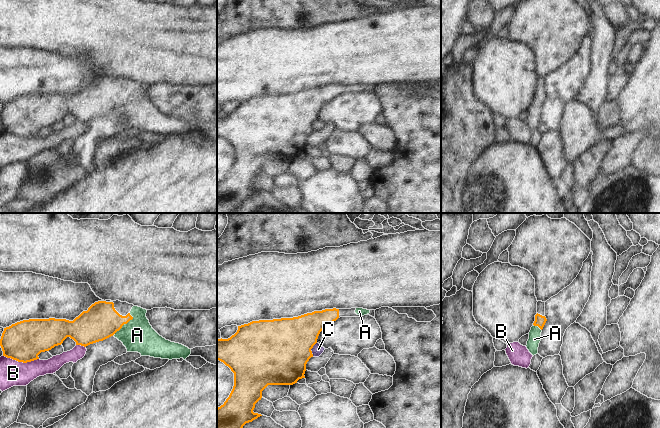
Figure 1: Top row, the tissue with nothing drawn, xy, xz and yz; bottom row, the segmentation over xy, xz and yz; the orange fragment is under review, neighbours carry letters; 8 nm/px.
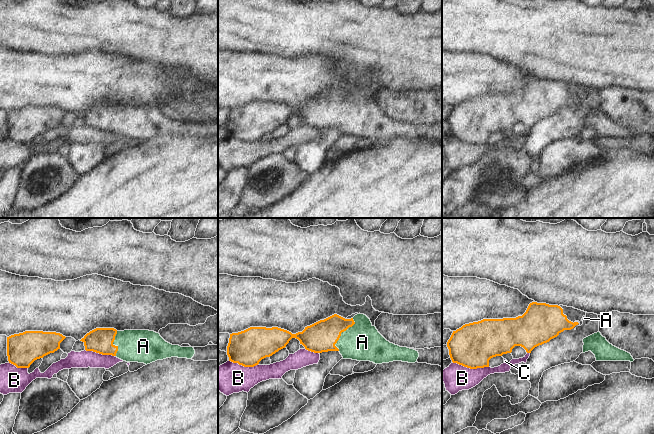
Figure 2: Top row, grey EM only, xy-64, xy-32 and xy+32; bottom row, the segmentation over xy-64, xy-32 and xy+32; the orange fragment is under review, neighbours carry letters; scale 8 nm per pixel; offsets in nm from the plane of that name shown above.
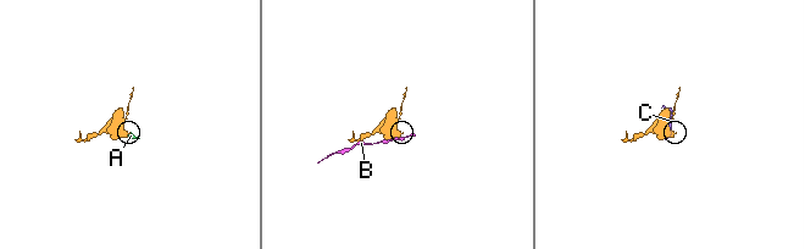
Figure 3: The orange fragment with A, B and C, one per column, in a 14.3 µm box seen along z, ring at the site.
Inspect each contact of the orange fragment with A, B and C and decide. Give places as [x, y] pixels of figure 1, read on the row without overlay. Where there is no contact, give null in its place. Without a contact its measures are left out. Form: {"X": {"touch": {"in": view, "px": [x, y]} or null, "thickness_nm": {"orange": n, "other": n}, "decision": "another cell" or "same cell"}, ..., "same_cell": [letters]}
{"A": {"touch": {"in": "xy", "px": [125, 99]}, "thickness_nm": {"orange": 280, "other": 260}, "decision": "same cell"}, "B": {"touch": {"in": "xy", "px": [21, 137]}, "thickness_nm": {"orange": 320, "other": 200}, "decision": "another cell"}, "C": {"touch": {"in": "xz", "px": [311, 124]}, "thickness_nm": {"orange": 480, "other": 90}, "decision": "another cell"}, "same_cell": ["A"]}

